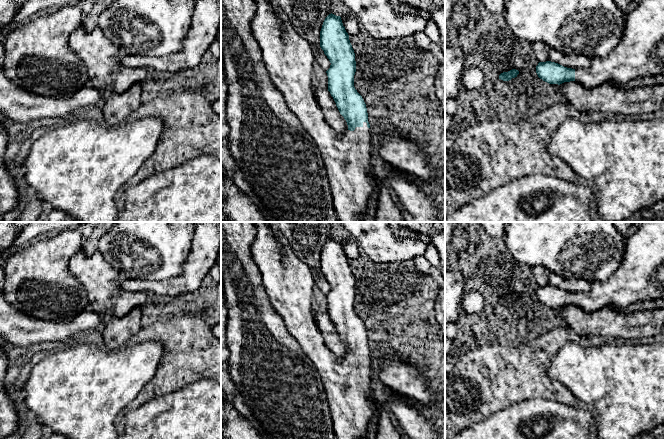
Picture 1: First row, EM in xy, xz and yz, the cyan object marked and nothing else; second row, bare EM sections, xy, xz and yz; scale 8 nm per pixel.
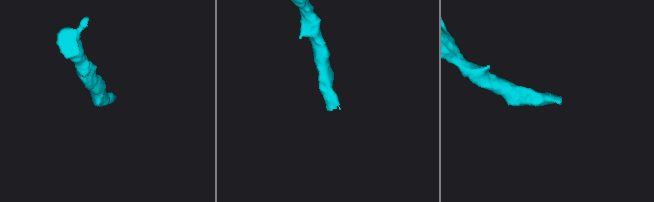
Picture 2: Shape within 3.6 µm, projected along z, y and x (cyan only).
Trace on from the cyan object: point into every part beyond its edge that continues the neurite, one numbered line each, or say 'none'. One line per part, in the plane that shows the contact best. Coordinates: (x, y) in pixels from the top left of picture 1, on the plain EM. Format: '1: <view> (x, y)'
1: xz (288, 281)

